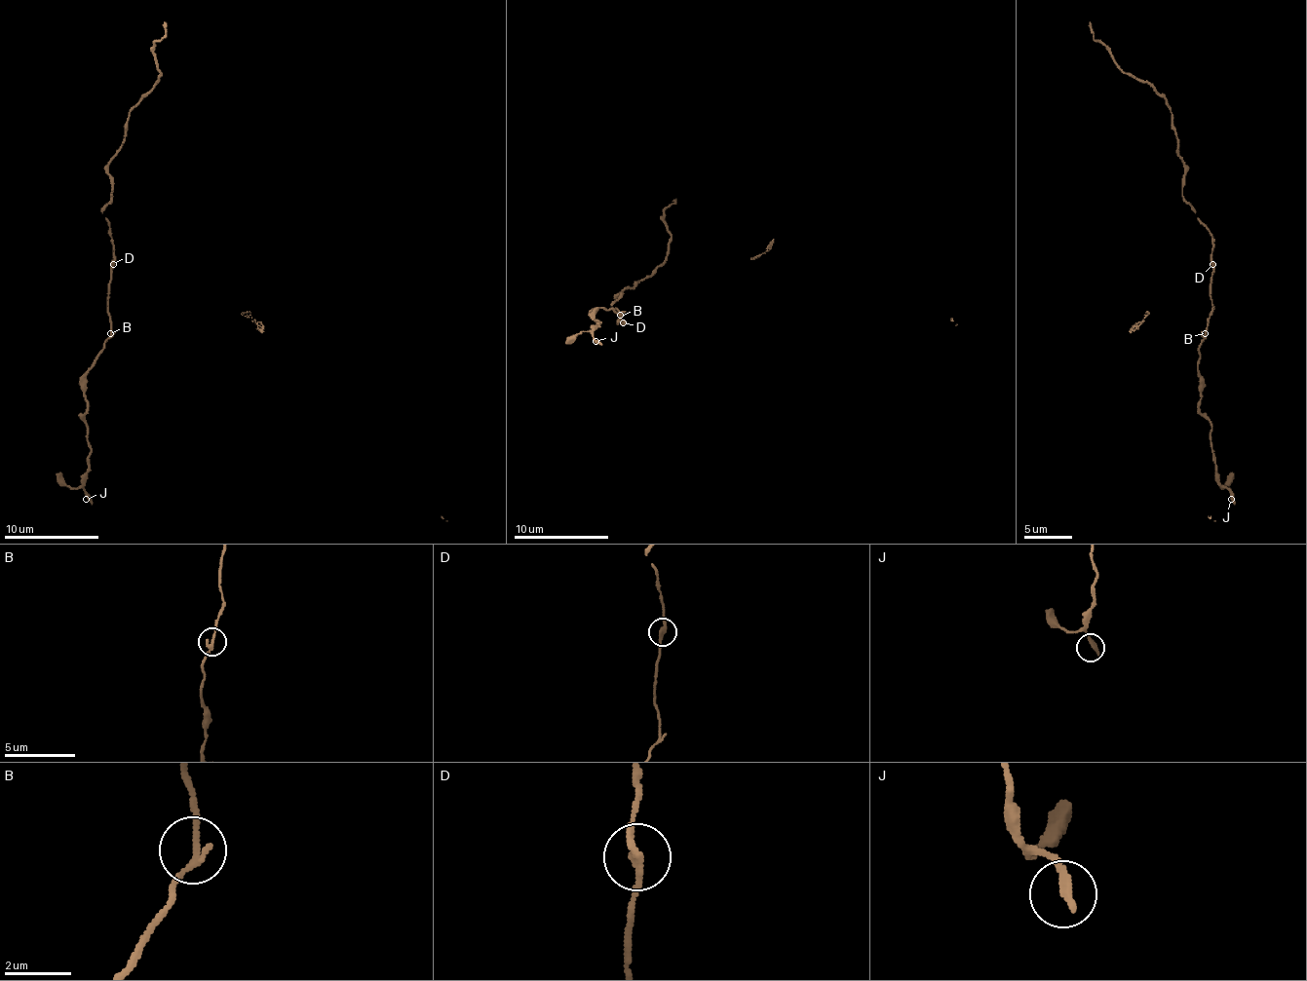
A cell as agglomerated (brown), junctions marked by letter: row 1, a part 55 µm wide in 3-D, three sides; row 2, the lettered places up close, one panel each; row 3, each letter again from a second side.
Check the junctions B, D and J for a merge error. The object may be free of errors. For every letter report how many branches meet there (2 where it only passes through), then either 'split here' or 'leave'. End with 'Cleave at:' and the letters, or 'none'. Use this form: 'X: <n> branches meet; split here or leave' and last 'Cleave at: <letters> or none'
B: 2 branches meet; leave
D: 2 branches meet; split here
J: 1 branches meet; leave
Cleave at: D

